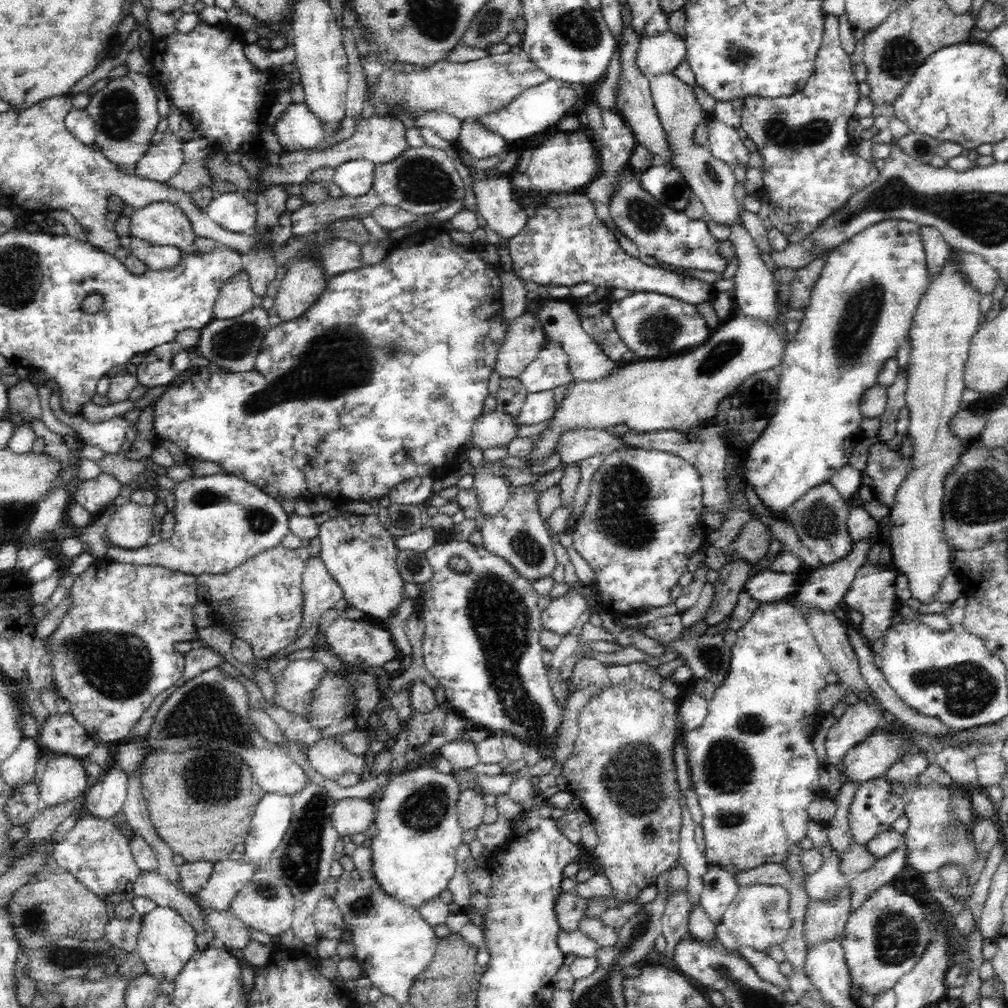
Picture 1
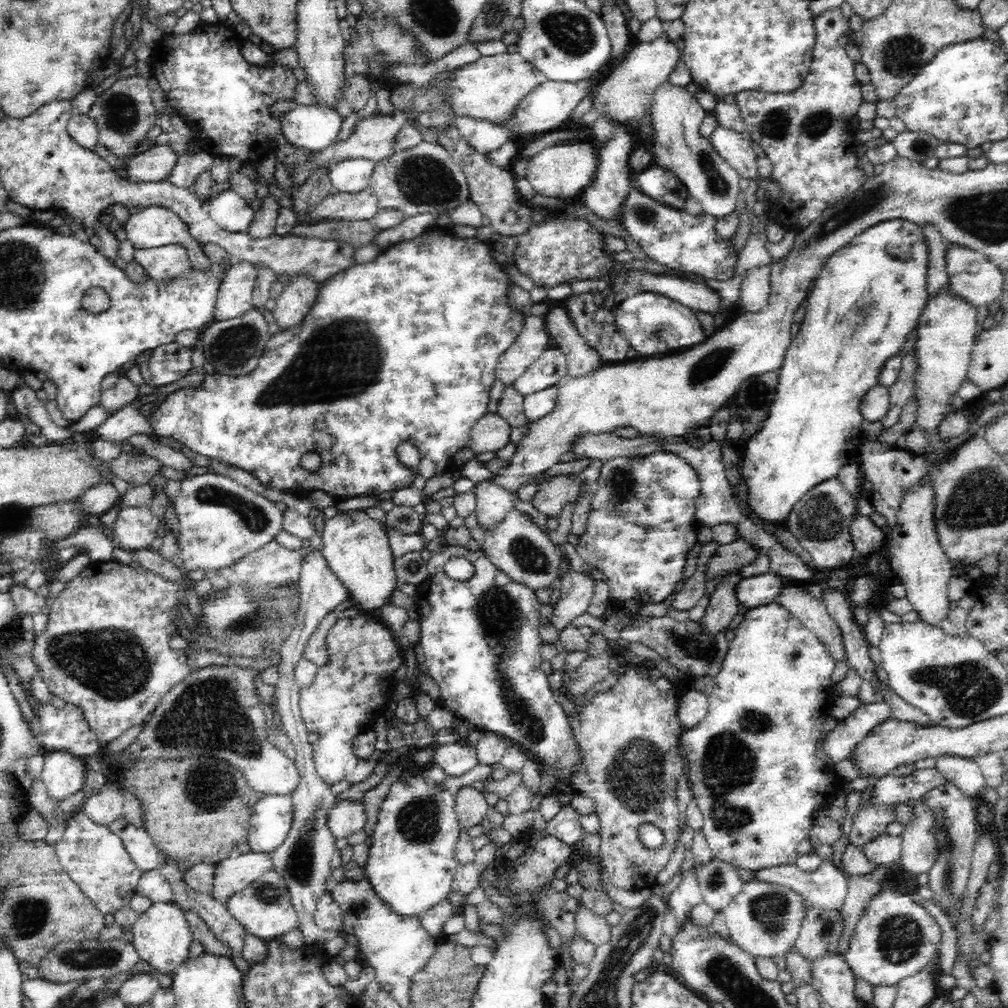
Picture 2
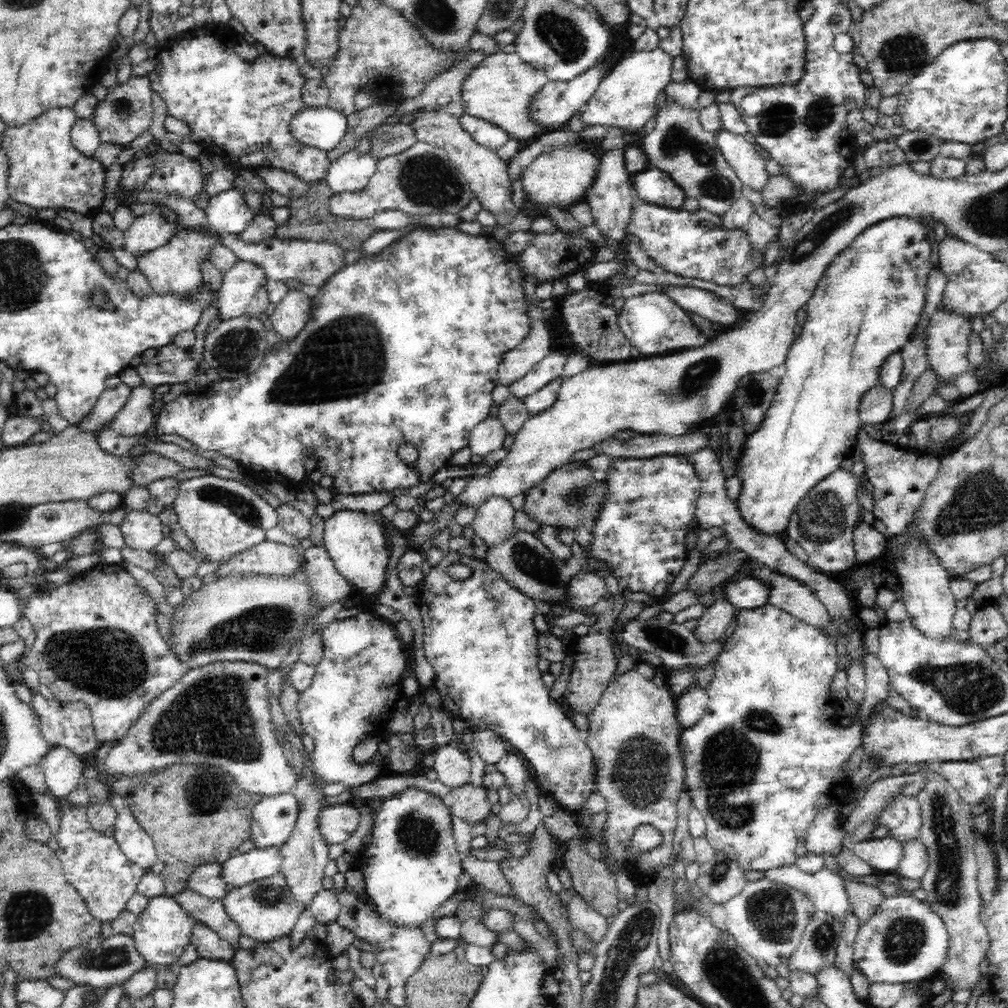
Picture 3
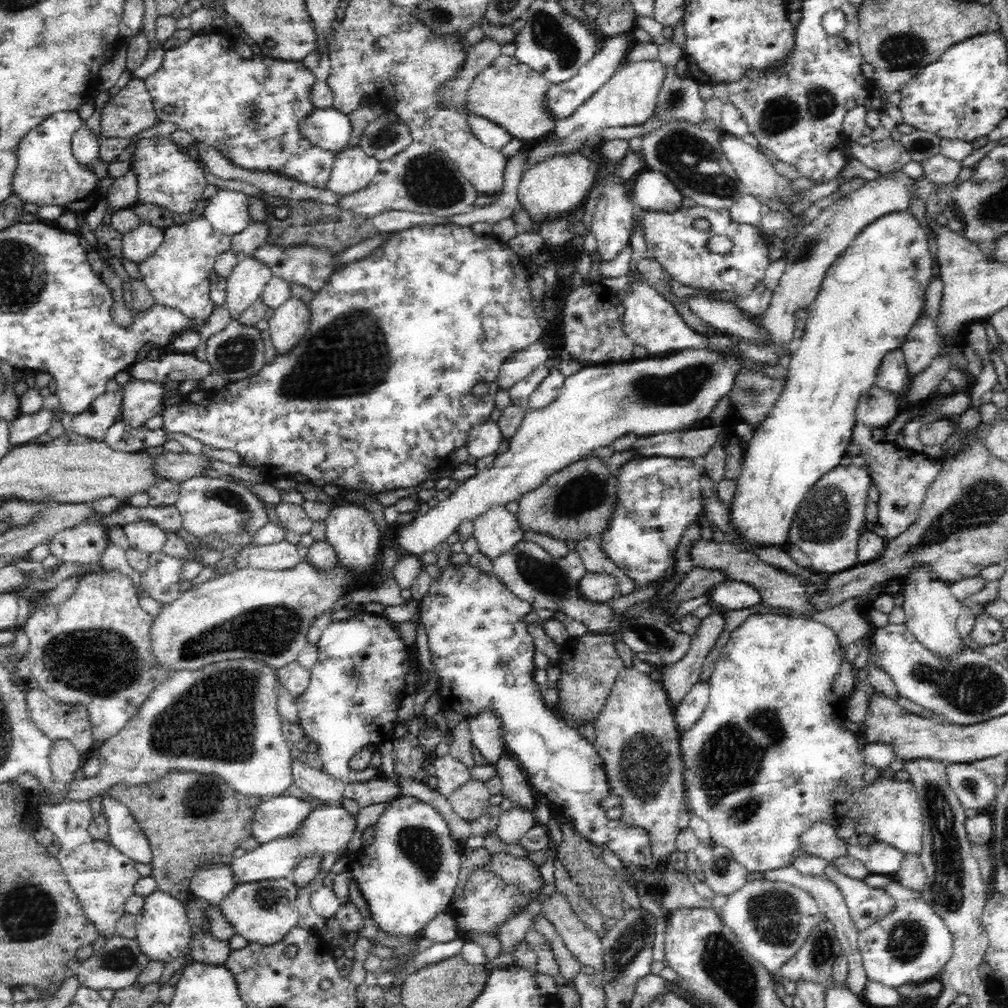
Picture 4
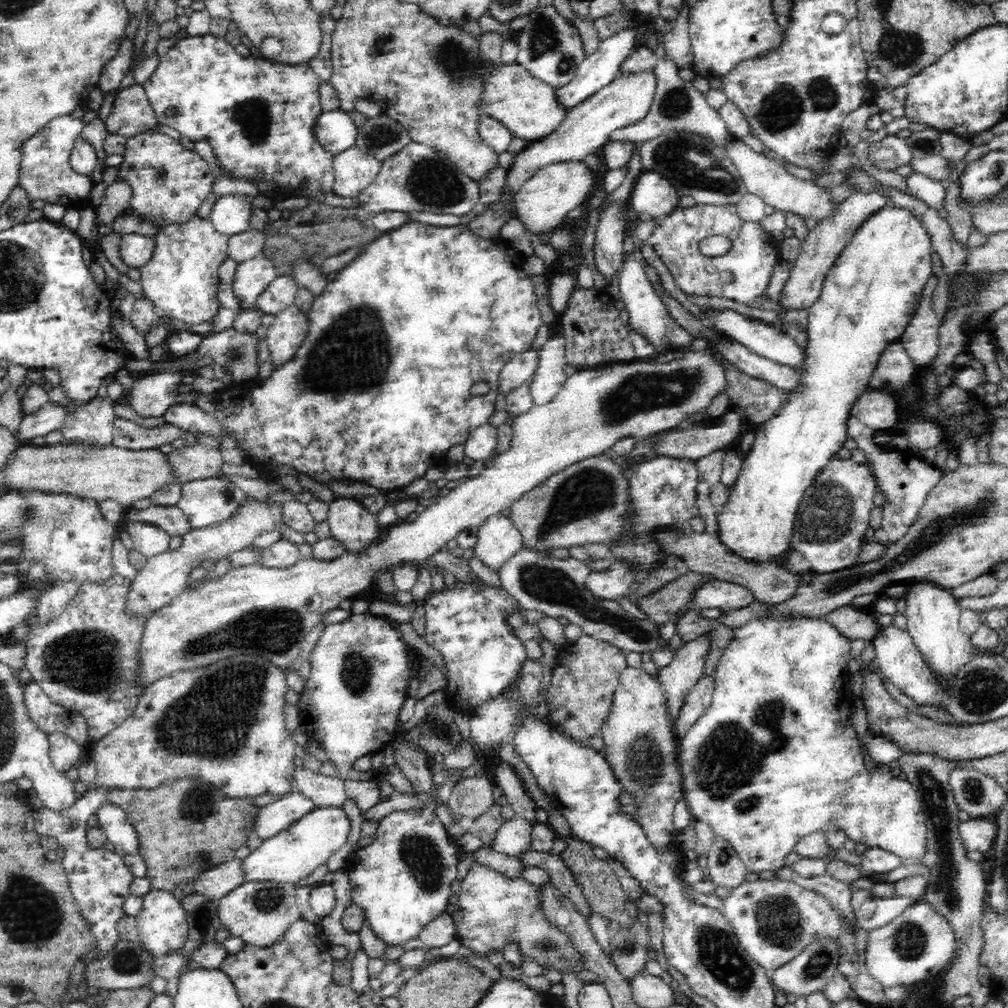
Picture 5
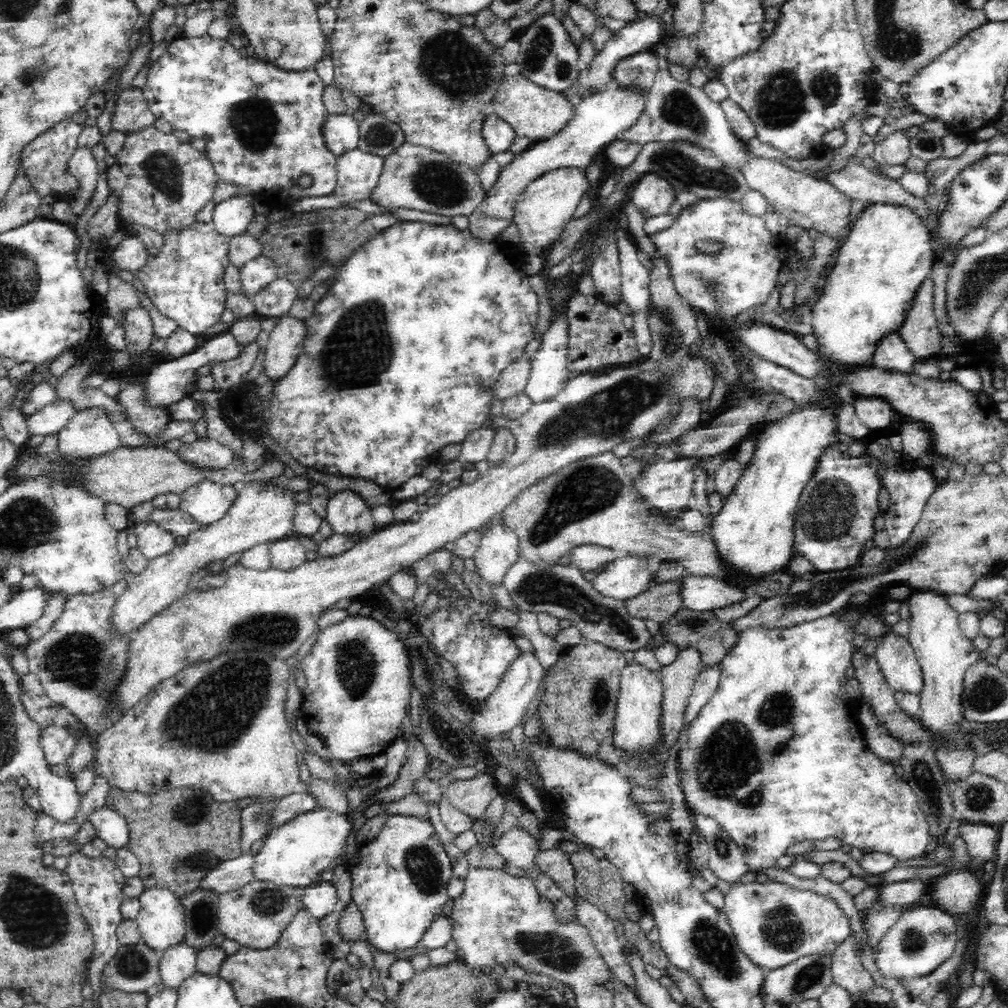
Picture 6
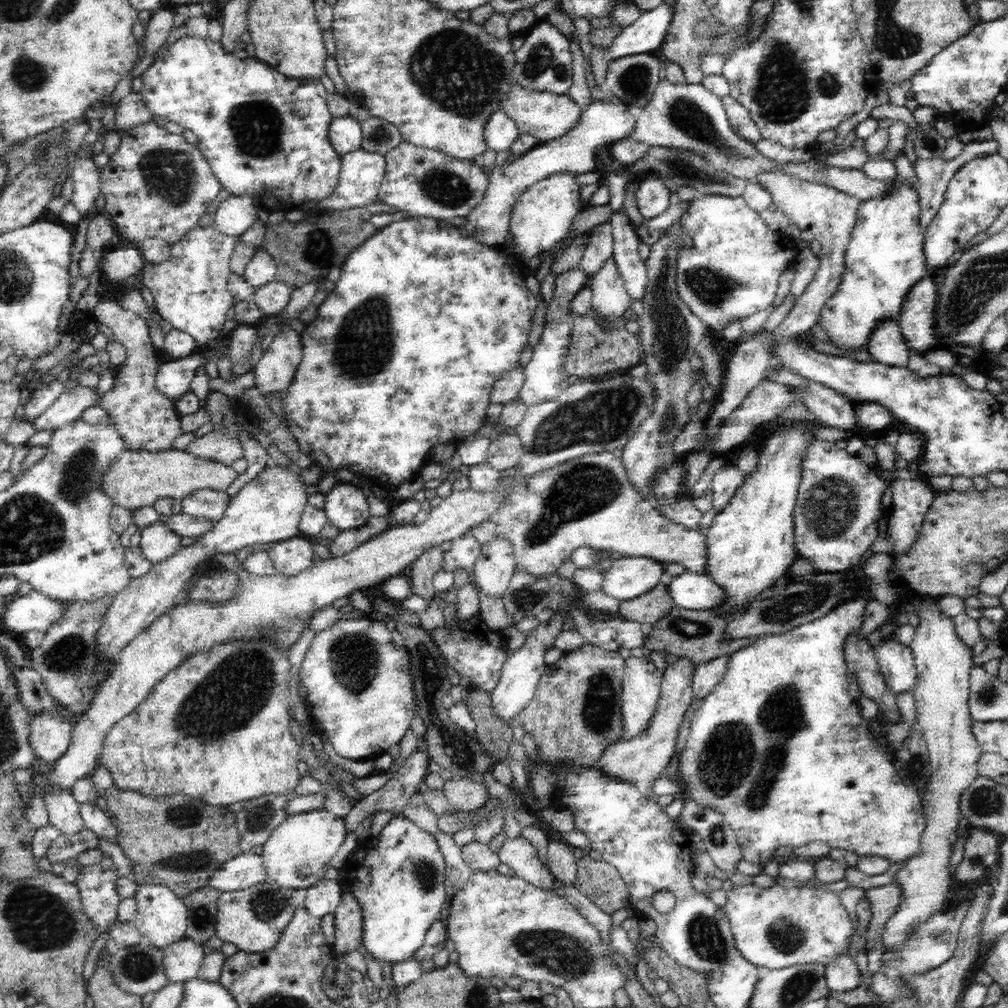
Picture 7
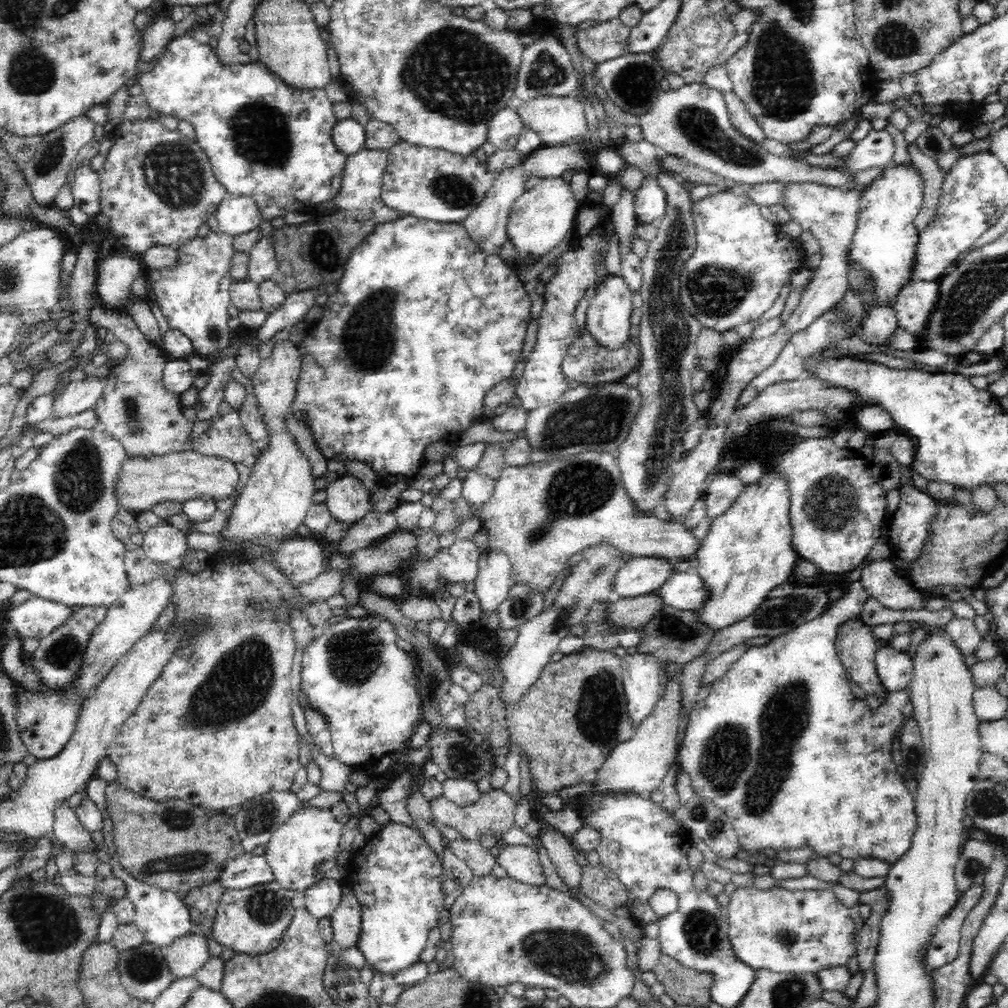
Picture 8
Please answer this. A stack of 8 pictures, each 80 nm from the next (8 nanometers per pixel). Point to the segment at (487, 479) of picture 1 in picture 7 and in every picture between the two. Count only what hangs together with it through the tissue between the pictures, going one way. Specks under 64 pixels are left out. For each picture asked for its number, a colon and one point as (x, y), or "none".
2: (494, 503)
3: (494, 522)
4: (497, 531)
5: (498, 539)
6: (499, 548)
7: (495, 564)

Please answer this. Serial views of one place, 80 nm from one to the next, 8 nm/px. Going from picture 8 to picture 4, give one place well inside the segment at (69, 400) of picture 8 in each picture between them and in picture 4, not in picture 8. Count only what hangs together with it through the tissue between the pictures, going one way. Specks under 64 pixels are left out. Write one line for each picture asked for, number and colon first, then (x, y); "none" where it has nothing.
4: (25, 428)
5: (47, 418)
6: (50, 420)
7: (72, 402)

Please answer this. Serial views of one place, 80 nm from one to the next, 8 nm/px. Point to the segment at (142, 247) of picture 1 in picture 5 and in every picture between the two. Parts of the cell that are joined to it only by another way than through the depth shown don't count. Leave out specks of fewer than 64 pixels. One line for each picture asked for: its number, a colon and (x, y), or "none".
2: (168, 262)
3: (175, 268)
4: (178, 273)
5: (181, 279)

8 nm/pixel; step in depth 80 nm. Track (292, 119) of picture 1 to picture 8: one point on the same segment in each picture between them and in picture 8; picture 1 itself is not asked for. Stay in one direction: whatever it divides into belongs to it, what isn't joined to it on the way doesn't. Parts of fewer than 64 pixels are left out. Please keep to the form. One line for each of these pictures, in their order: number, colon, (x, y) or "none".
2: (306, 127)
3: (323, 128)
4: (329, 129)
5: (335, 130)
6: (341, 132)
7: (345, 133)
8: (349, 135)

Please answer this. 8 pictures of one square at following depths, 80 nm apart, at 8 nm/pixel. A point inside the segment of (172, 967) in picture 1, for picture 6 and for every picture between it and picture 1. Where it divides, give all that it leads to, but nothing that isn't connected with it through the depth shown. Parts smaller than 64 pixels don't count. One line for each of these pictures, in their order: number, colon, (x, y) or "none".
2: (161, 936)
3: (163, 929)
4: (163, 931)
5: (162, 925)
6: (161, 921)

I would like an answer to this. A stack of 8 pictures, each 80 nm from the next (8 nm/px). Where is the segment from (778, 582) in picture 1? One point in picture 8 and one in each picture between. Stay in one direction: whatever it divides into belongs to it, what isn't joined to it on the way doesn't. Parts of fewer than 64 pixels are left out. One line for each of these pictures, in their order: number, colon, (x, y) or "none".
2: (758, 590)
3: (747, 593)
4: (730, 594)
5: (715, 593)
6: (701, 593)
7: (689, 590)
8: (683, 590)

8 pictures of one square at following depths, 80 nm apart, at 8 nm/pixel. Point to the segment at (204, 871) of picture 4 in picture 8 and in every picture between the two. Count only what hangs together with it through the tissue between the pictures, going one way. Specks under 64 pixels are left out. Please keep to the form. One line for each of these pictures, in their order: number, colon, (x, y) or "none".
5: (215, 883)
6: (229, 875)
7: (246, 869)
8: (247, 870)

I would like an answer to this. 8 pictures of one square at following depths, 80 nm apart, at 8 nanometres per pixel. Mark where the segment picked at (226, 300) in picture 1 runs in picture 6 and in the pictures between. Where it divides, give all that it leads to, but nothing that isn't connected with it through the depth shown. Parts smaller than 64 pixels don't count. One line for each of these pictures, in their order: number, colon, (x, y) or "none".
2: (235, 298)
3: (240, 283)
4: (245, 284)
5: (252, 277)
6: (260, 271)

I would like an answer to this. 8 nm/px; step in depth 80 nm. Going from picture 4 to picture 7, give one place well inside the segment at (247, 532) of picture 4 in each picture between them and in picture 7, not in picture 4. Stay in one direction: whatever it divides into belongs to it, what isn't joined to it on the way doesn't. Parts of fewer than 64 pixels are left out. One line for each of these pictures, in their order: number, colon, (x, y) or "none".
5: (206, 502)
6: (208, 502)
7: (208, 504)

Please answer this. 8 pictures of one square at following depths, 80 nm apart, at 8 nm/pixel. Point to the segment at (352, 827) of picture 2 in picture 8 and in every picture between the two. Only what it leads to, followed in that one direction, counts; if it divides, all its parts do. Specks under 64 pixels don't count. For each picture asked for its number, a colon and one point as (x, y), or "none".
3: (336, 823)
4: (328, 828)
5: (291, 856)
6: (293, 855)
7: (297, 854)
8: (312, 835)

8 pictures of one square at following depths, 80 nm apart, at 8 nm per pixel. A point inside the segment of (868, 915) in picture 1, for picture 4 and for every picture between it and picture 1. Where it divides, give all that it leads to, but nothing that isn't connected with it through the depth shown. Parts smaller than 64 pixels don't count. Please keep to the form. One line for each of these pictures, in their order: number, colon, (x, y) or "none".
2: (894, 937)
3: (905, 939)
4: (912, 944)

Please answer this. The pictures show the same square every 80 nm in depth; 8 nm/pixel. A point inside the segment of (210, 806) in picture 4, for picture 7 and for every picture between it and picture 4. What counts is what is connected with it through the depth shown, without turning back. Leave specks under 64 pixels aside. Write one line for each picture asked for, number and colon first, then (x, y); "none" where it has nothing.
5: (185, 826)
6: (179, 834)
7: (177, 841)

